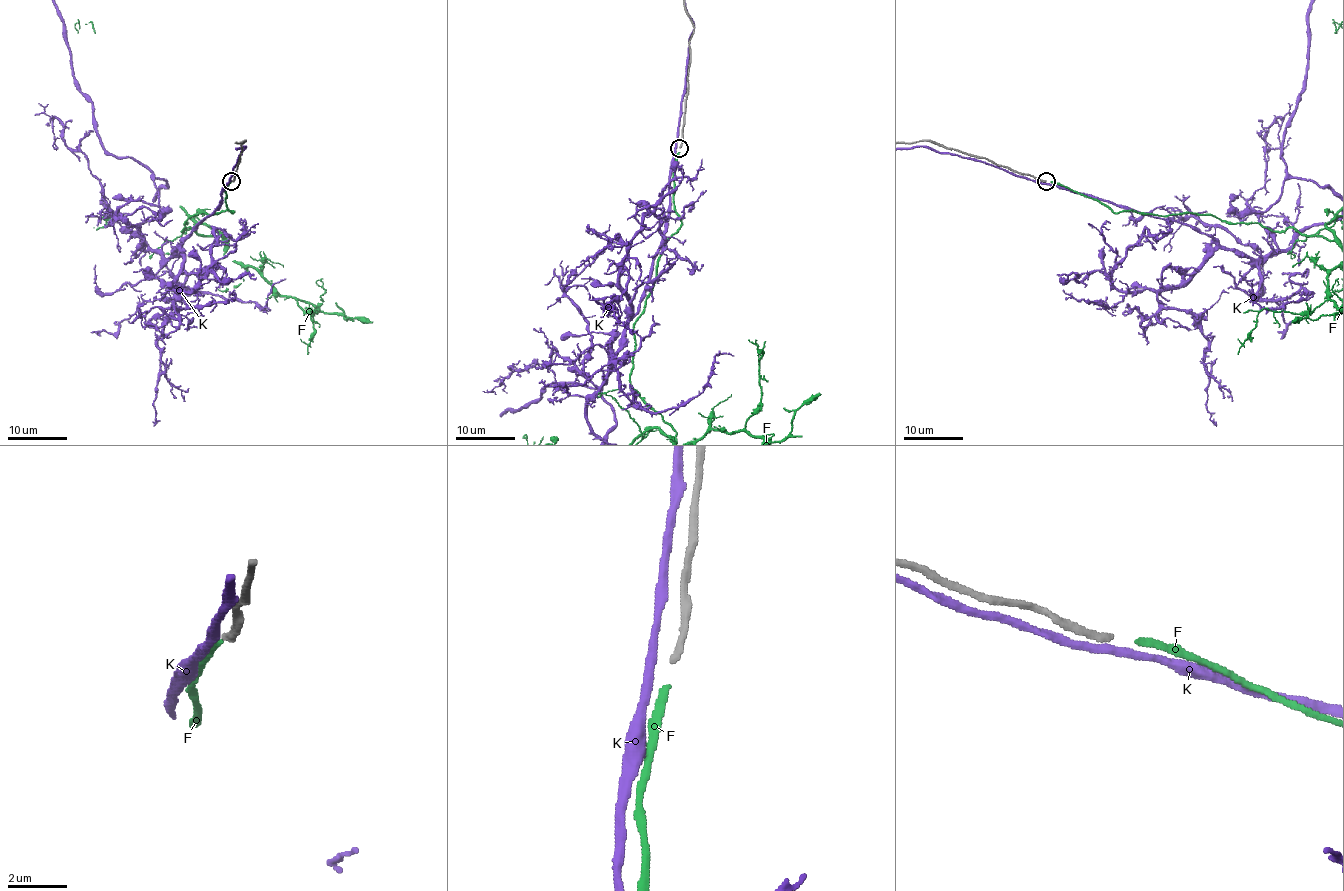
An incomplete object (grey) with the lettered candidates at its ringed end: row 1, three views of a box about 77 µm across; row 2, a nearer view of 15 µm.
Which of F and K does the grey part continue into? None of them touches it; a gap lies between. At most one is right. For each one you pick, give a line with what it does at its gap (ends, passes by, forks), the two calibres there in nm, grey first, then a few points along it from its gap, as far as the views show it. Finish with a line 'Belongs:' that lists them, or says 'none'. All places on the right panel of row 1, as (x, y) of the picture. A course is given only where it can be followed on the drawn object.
F: it ends there; 220 nm thick on the grey side, 200 nm on the other
Belongs: F

